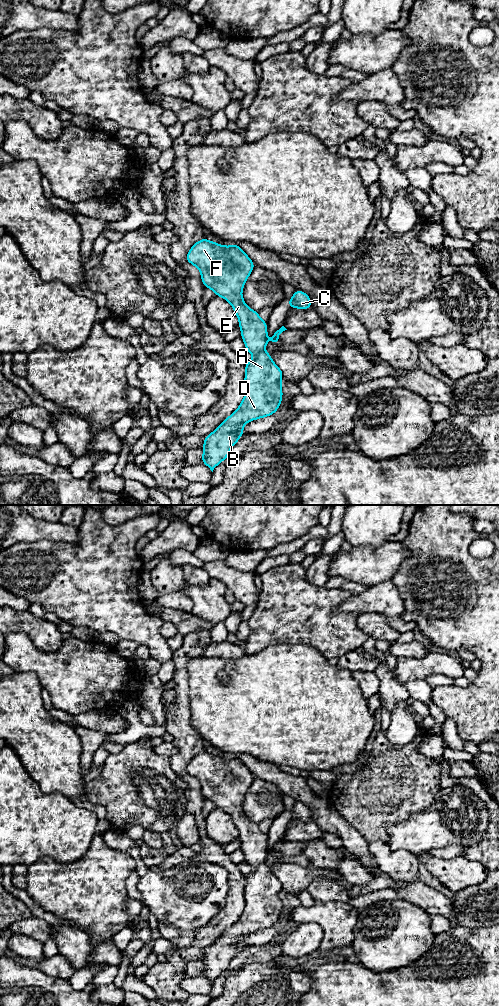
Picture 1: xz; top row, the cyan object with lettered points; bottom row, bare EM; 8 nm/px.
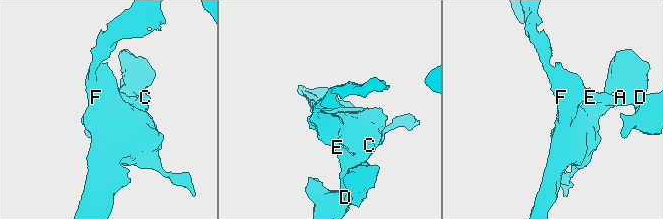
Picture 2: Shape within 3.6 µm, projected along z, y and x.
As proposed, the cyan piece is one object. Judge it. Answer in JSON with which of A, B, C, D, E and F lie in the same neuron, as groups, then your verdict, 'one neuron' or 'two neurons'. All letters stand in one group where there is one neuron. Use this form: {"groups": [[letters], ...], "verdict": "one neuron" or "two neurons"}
{"groups": [["A", "B", "C", "D", "E", "F"]], "verdict": "one neuron"}

